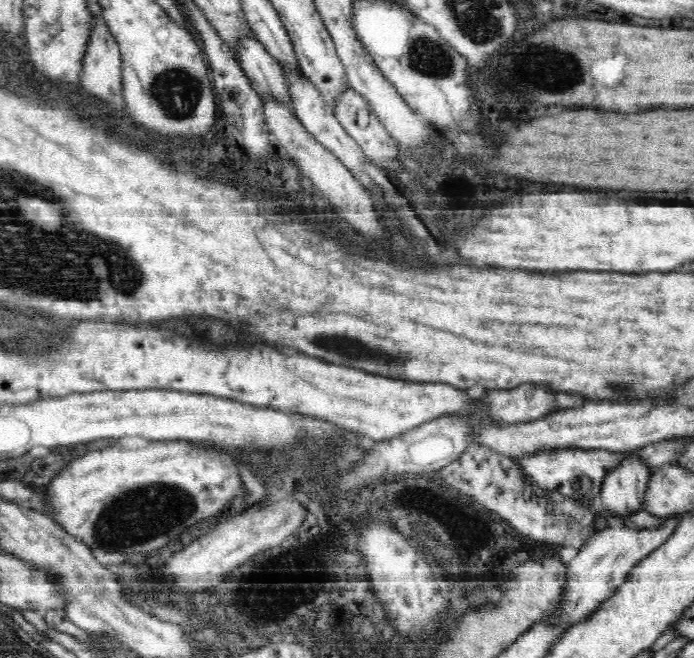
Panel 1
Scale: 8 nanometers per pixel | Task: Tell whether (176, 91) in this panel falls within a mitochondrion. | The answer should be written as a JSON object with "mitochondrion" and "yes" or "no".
{"mitochondrion":"yes"}

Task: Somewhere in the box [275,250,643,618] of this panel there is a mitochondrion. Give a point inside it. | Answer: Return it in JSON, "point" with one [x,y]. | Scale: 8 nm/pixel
{"point":[348,346]}

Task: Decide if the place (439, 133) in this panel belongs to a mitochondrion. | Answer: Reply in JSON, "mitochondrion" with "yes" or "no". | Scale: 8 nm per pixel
{"mitochondrion":"no"}

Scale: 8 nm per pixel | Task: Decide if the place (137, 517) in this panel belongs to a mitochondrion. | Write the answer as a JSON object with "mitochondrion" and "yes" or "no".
{"mitochondrion":"yes"}

